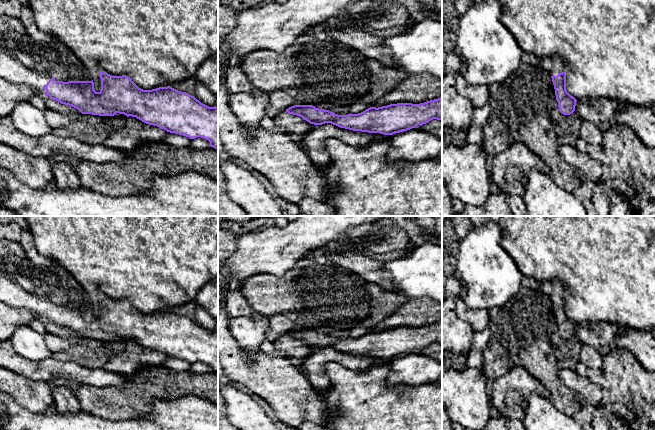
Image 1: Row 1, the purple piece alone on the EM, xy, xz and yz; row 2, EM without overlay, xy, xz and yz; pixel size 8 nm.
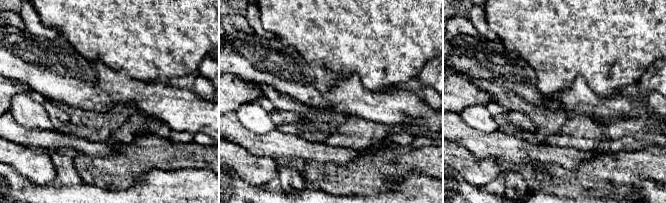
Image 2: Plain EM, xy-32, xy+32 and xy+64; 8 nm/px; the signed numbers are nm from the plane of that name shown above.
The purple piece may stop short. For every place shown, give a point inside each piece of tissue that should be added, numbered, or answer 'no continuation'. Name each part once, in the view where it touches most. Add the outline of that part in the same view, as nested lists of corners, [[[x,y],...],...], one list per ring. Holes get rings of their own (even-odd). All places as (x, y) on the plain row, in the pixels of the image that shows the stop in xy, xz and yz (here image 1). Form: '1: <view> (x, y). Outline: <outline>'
1: xy (23, 284). Outline: [[[9,255],[0,258],[0,302],[26,309],[36,319],[46,318],[43,312],[54,301],[56,305],[92,305],[89,295],[74,277],[57,263],[50,266],[36,265],[27,258]]]

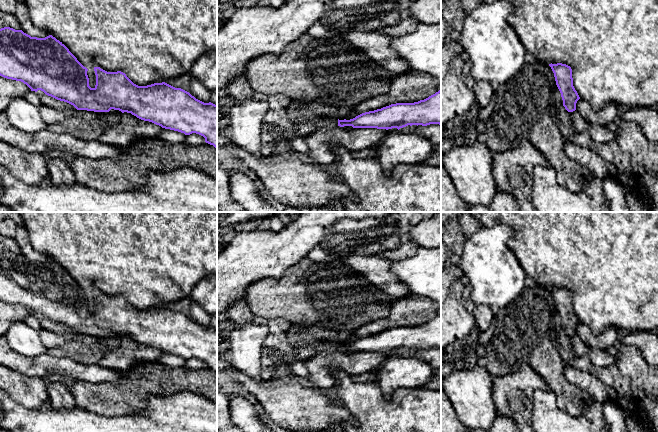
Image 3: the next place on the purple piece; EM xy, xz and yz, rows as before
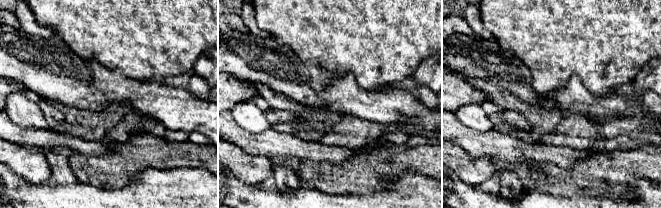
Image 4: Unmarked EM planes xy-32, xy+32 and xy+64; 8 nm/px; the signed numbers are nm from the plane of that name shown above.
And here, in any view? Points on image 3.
no continuation

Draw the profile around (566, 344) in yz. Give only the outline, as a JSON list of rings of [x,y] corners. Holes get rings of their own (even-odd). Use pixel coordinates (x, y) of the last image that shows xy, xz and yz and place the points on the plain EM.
[[[561,330],[558,333],[557,341],[558,350],[565,365],[585,354],[588,350],[588,347],[581,341],[577,333],[568,336],[564,330]]]

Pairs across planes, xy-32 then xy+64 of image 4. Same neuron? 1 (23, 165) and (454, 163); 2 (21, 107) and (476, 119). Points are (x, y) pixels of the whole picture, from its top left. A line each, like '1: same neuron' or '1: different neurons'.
1: same neuron
2: same neuron

